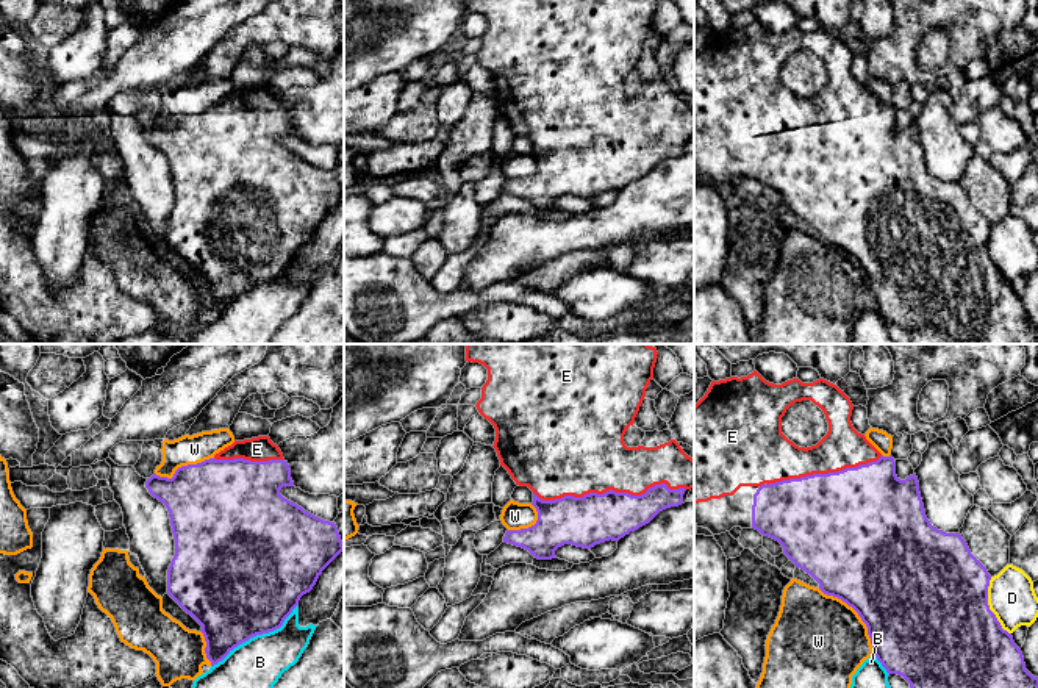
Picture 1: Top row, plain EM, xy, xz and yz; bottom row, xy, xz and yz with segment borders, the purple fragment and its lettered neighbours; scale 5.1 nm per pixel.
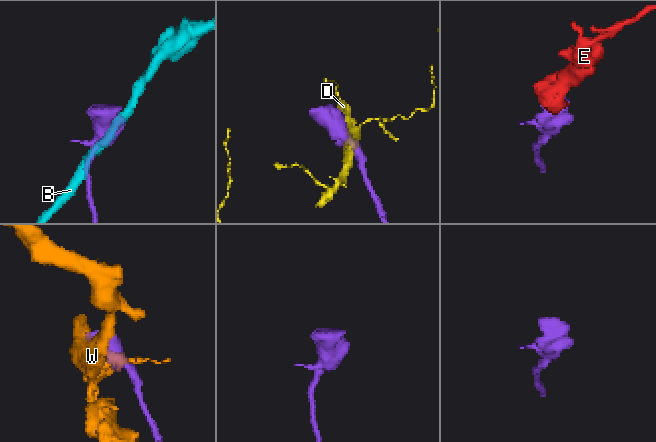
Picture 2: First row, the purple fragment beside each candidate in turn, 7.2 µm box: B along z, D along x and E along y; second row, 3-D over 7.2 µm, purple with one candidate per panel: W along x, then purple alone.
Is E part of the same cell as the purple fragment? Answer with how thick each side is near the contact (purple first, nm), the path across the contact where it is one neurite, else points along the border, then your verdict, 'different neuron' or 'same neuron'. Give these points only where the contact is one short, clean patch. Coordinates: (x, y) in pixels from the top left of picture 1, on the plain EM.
calibres 260 and 440 nm; same neuron

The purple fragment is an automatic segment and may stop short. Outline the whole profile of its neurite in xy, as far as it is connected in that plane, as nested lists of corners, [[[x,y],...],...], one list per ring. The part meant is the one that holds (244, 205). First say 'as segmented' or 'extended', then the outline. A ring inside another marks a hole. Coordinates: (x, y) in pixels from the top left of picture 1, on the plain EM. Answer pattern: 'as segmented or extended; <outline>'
extended; [[[269,86],[234,91],[209,109],[178,117],[172,128],[153,124],[145,131],[149,142],[166,155],[175,189],[167,244],[202,275],[211,316],[250,288],[280,278],[300,247],[344,200],[336,174],[285,149],[280,144],[283,136],[294,136],[291,119]]]

